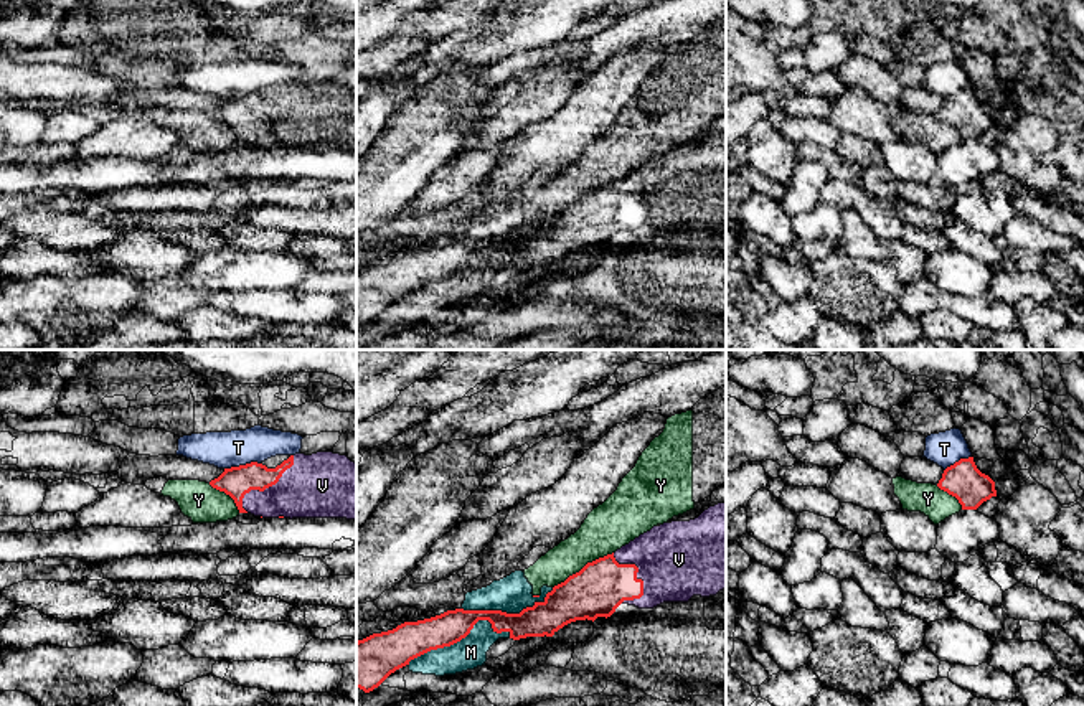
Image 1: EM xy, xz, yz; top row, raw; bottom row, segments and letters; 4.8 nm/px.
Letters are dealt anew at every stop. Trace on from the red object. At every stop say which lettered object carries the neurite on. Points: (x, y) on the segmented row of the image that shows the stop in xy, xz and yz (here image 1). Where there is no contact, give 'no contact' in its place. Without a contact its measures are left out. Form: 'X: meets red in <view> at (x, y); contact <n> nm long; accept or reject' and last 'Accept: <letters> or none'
M: meets red in xz at (459, 640); contact 550 nm long; reject
T: meets red in xy at (241, 465); contact 180 nm long; reject
V: meets red in xz at (637, 569); contact 260 nm long; accept
Y: meets red in xz at (584, 566); contact 340 nm long; reject
Accept: V

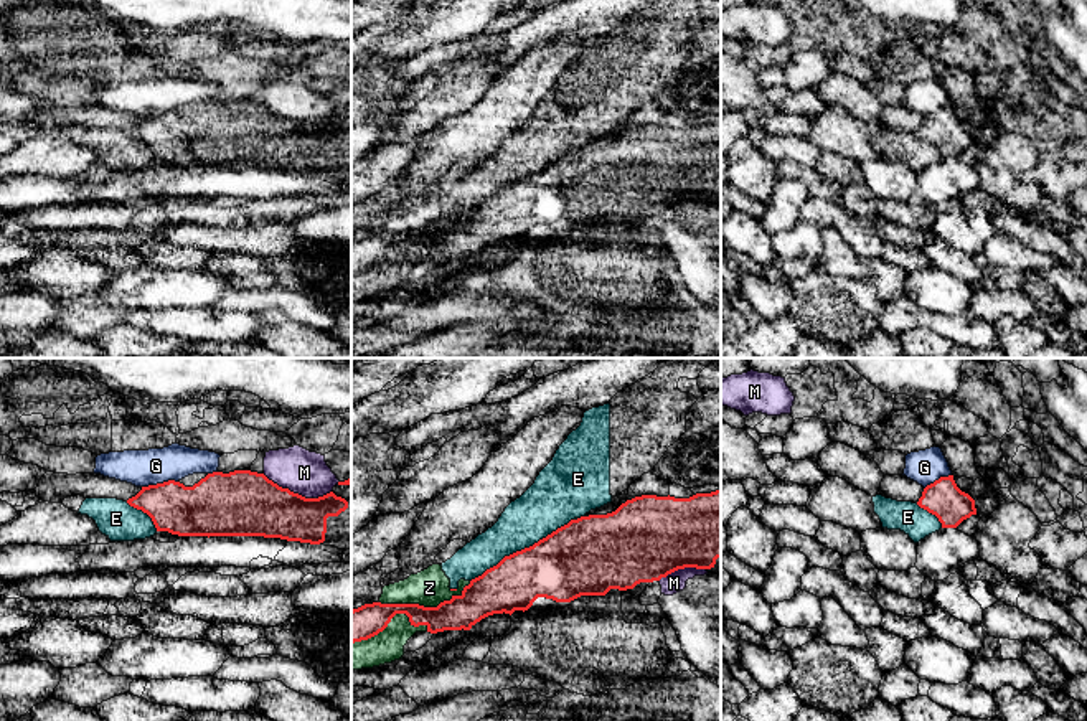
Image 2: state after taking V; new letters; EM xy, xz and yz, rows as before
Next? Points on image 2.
E: meets red in xz at (522, 550); contact 600 nm long; reject
G: meets red in xy at (159, 484); contact 180 nm long; reject
M: meets red in xy at (297, 494); contact 340 nm long; reject
Z: meets red in xz at (426, 607); contact 460 nm long; reject
Accept: none

